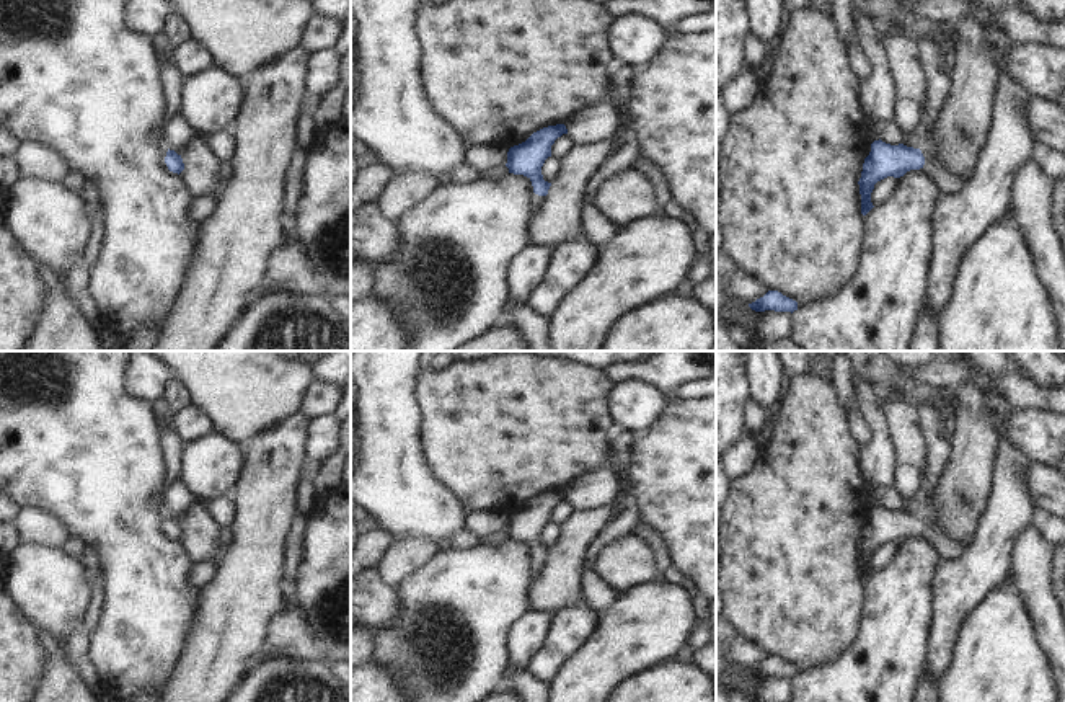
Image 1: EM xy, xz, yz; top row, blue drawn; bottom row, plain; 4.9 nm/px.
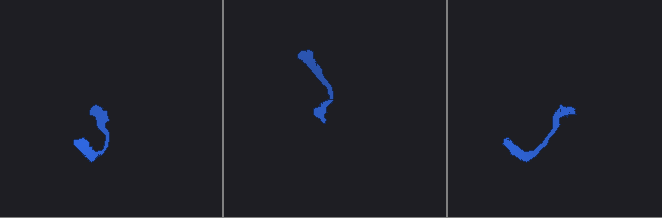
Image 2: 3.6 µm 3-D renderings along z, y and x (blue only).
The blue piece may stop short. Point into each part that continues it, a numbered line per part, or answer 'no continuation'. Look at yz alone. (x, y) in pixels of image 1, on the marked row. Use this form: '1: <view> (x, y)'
1: yz (951, 185)

